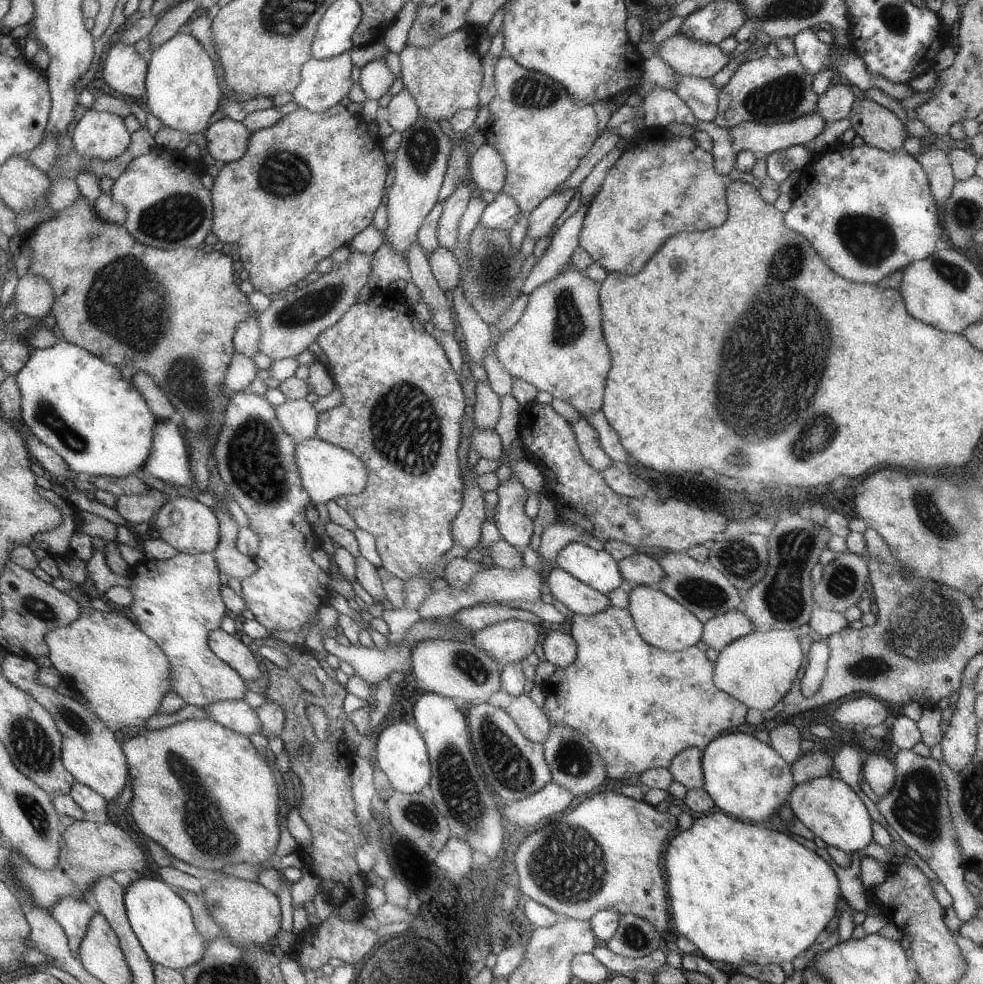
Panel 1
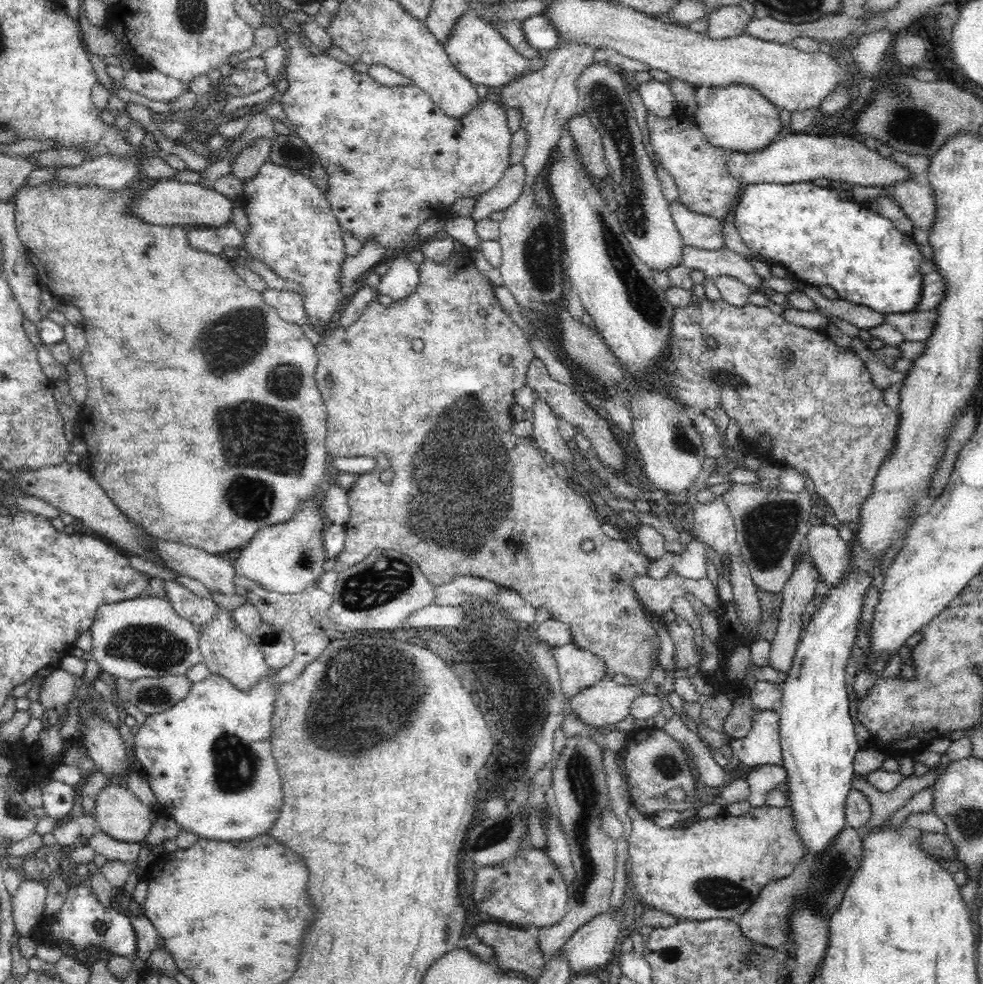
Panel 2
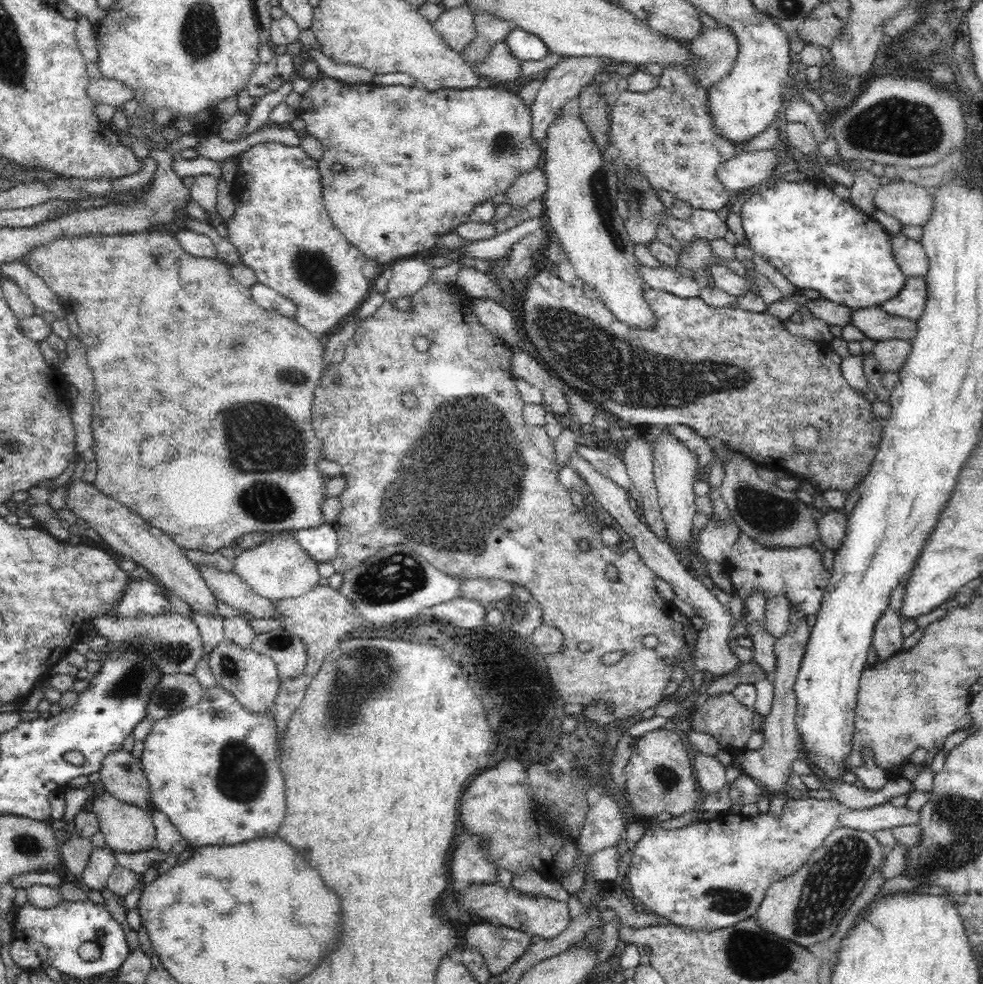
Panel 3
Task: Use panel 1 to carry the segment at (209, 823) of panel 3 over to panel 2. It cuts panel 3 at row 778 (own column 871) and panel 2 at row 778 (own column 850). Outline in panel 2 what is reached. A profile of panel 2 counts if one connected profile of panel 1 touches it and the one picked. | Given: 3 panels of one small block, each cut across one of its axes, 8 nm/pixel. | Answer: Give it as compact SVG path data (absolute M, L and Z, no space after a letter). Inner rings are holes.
M211 673L202 681L194 683L187 690L187 694L178 704L172 708L156 715L150 715L140 726L135 736L135 756L141 762L141 770L144 777L148 780L150 788L158 801L159 809L164 809L172 820L176 821L186 832L193 832L200 839L208 840L250 840L260 834L267 834L267 830L275 820L278 820L279 812L283 805L283 794L281 778L278 774L276 761L270 750L271 740L271 716L274 713L275 688L270 678L262 676L250 689L238 689L236 685L226 680L217 673Z

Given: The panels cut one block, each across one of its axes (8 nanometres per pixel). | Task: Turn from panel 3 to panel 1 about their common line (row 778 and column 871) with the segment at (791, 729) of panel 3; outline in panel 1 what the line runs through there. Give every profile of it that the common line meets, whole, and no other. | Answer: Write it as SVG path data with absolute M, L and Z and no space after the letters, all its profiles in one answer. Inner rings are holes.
M870 753L863 764L864 777L872 790L880 797L886 796L896 780L895 764L890 754Z

